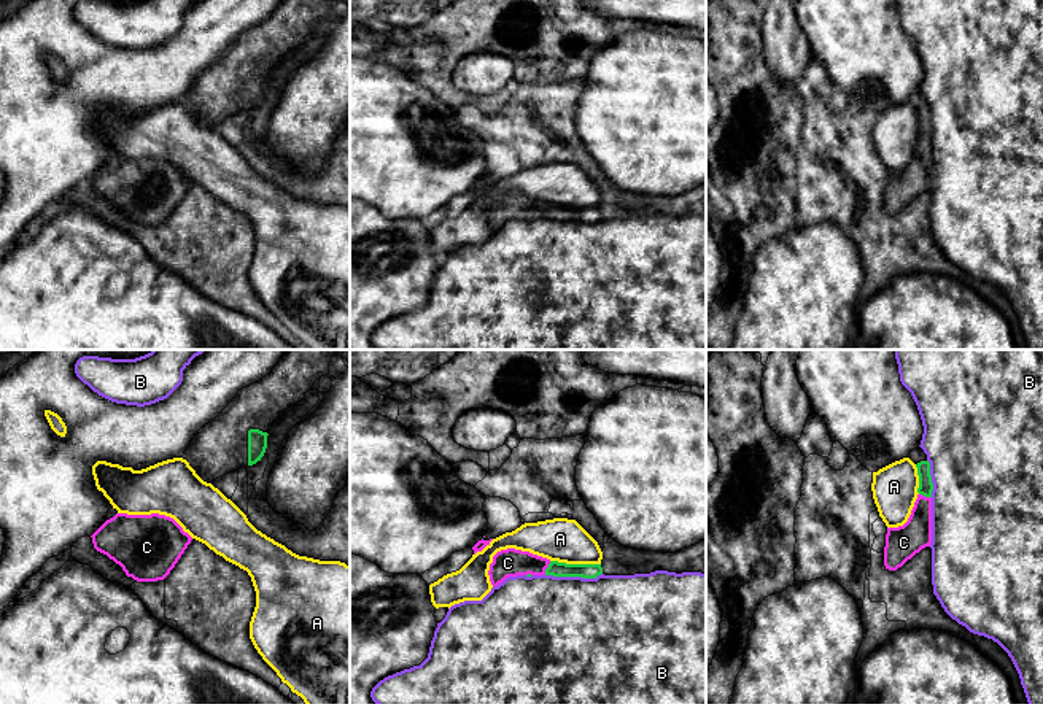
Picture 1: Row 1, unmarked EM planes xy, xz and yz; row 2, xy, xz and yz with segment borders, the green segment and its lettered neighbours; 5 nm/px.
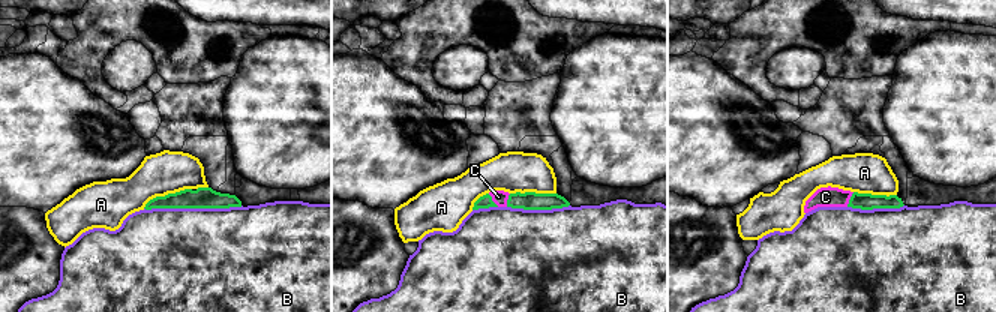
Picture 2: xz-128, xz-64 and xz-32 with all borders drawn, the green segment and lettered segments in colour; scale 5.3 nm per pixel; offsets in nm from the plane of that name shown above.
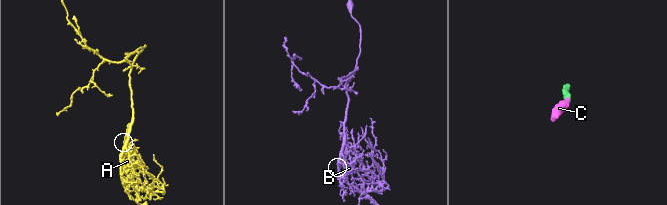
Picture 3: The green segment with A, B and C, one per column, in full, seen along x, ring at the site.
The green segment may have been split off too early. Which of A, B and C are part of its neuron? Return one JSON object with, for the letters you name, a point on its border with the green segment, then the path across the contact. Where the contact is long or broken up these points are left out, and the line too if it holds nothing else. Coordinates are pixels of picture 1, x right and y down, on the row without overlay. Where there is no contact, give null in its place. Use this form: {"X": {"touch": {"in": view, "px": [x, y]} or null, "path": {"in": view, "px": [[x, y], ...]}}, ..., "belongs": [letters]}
{"C": {"touch": {"in": "xz", "px": [547, 212]}, "path": {"in": "xz", "px": [[557, 213], [547, 212], [507, 207]]}}, "belongs": ["C"]}

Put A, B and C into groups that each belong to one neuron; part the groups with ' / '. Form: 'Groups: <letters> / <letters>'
Groups: A / B / C

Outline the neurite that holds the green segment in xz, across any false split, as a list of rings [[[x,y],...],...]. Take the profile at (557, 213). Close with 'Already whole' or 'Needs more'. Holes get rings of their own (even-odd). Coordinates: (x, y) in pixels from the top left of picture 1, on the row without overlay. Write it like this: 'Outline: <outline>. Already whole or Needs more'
Outline: [[[515,192],[501,194],[490,208],[490,226],[493,230],[502,227],[507,221],[517,219],[553,219],[553,221],[582,221],[596,222],[603,218],[601,208],[566,208],[522,195]]]. Needs more

